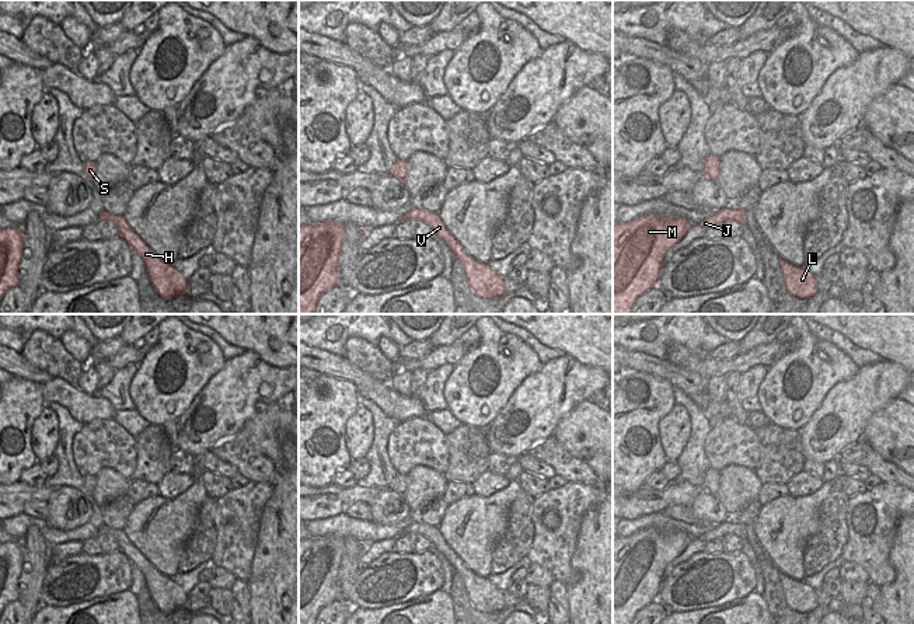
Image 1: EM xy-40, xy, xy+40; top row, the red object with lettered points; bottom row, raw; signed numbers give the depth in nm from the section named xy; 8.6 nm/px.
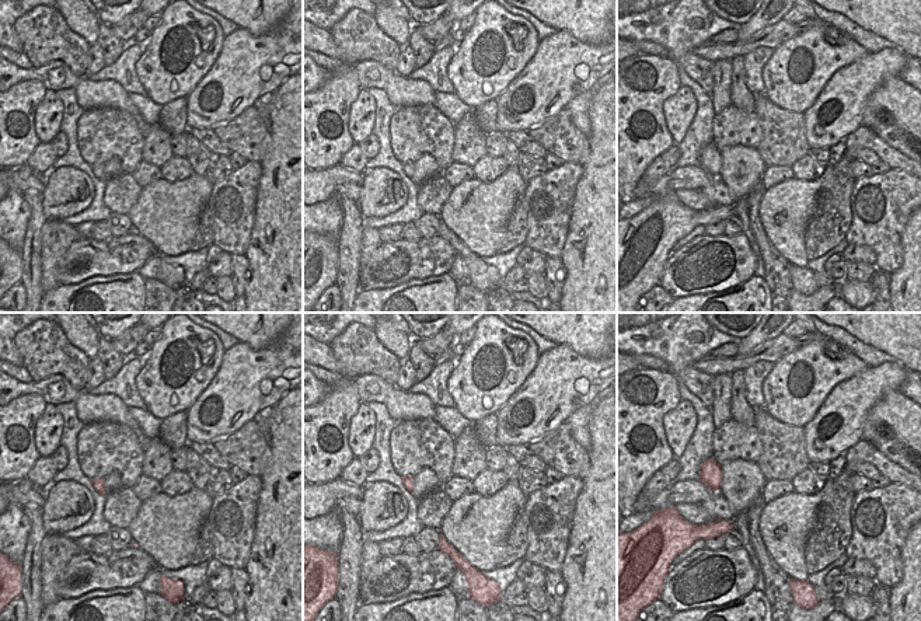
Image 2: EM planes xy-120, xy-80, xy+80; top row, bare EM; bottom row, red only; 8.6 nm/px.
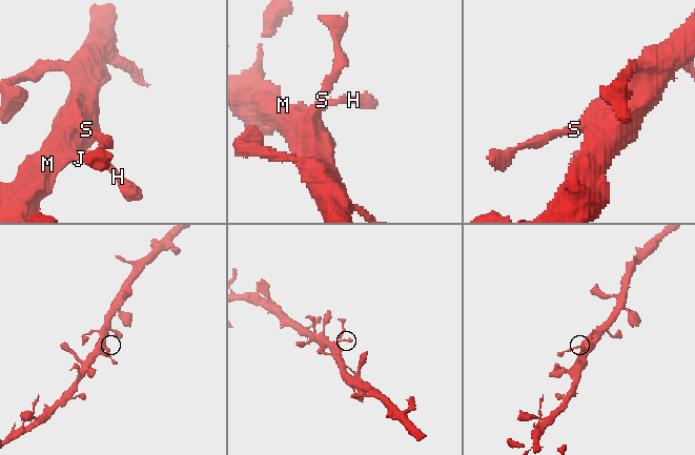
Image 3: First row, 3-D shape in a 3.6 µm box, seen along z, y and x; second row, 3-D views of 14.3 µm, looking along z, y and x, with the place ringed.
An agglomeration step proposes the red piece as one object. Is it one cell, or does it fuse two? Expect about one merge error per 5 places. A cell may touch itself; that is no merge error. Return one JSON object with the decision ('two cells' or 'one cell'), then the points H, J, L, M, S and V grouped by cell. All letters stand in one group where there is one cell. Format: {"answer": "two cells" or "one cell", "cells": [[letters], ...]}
{"answer": "one cell", "cells": [["H", "J", "L", "M", "S", "V"]]}

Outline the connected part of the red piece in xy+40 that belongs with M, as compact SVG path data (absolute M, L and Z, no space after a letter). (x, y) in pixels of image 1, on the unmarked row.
M656 529L613 537L613 624L631 624L639 610L657 600L667 565L691 540L683 531Z

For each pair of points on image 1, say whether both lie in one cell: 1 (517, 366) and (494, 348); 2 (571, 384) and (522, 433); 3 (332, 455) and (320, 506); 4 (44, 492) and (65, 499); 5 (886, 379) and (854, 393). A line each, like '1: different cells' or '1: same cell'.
1: same cell
2: same cell
3: different cells
4: different cells
5: same cell

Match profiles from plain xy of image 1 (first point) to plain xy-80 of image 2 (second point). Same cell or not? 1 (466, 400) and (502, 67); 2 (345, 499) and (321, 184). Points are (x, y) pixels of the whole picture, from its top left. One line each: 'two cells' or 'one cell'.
1: one cell
2: one cell

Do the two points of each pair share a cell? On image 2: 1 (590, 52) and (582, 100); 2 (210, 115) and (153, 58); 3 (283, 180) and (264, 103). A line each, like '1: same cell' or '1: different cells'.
1: different cells
2: different cells
3: different cells

